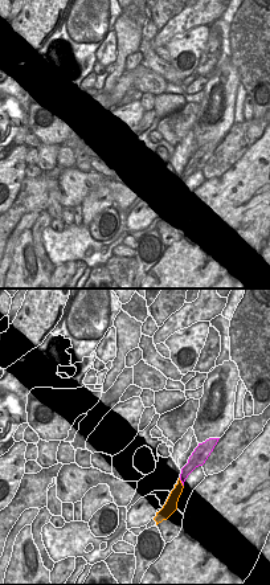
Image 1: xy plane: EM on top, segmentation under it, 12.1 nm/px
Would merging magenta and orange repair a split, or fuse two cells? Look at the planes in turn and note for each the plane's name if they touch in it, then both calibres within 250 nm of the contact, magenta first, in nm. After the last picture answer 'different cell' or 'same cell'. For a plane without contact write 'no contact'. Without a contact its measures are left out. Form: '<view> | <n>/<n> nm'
xy | 120/130 nm

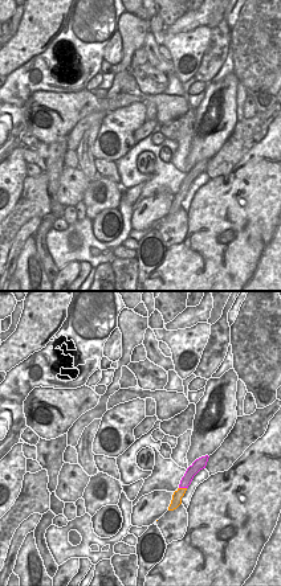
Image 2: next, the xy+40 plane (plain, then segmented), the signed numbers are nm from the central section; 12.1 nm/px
xy+40 | 130/130 nm

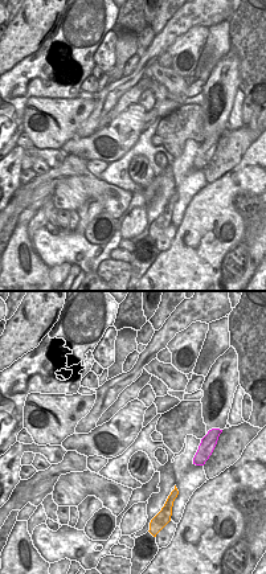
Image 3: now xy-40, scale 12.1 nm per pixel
no contact

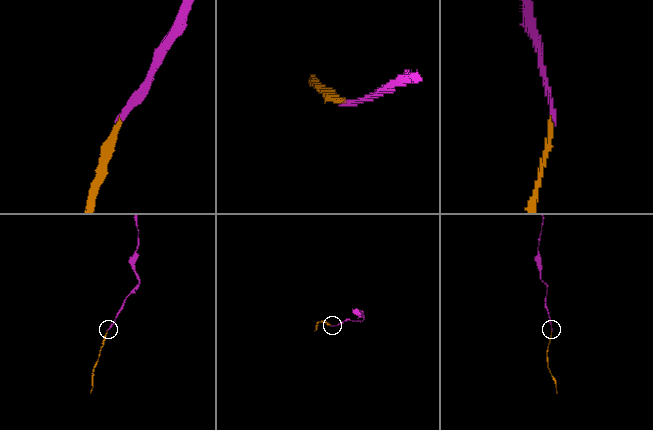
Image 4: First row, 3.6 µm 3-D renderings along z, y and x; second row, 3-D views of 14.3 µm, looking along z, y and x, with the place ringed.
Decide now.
same cell

